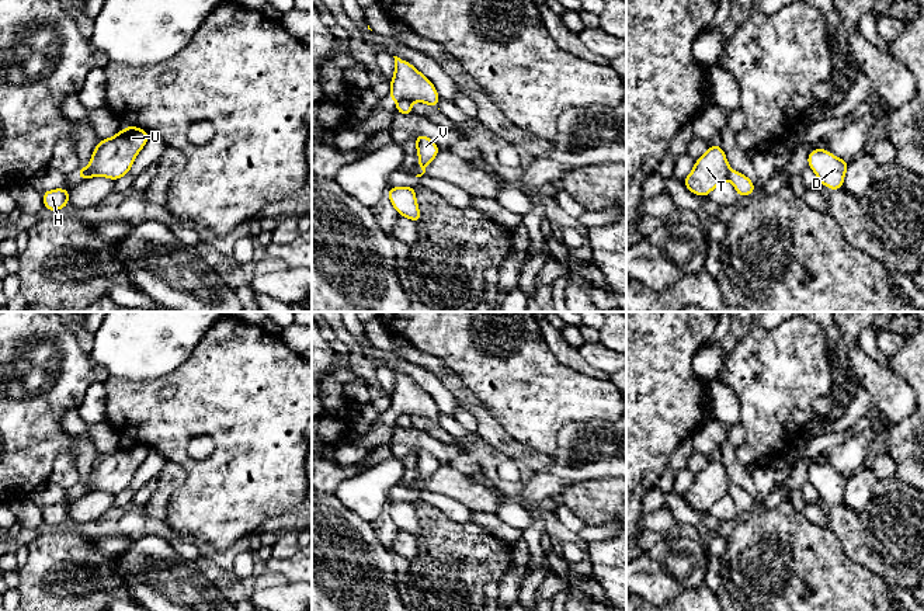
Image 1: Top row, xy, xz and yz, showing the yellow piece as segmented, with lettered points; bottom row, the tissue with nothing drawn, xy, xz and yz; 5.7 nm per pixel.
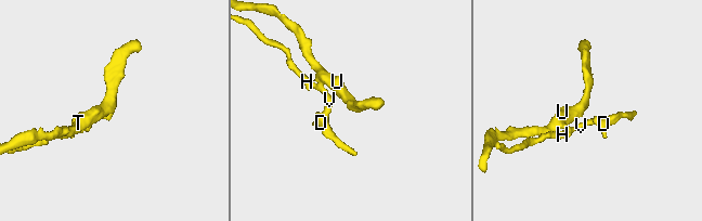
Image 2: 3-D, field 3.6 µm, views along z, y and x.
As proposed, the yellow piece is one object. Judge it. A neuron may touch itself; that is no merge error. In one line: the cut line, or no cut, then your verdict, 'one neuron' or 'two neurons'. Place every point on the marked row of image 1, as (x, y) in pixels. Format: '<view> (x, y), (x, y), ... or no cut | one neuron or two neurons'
xz (409, 100), (399, 101) | two neurons

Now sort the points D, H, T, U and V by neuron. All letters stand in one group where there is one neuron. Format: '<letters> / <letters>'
D H V / T U

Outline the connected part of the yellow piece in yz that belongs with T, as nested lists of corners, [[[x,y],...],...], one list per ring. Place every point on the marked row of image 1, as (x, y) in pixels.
[[[719,145],[709,146],[695,162],[692,171],[682,184],[695,195],[708,197],[711,191],[727,180],[730,167],[726,155]]]

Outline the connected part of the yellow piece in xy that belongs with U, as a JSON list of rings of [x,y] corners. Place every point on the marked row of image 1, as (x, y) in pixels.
[[[126,126],[110,139],[100,139],[93,150],[87,169],[77,169],[77,176],[83,181],[88,176],[108,177],[114,181],[128,174],[135,157],[143,149],[149,133],[138,126]]]

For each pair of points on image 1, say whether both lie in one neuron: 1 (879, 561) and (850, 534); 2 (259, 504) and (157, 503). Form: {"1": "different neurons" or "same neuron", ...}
{"1": "same neuron", "2": "different neurons"}

